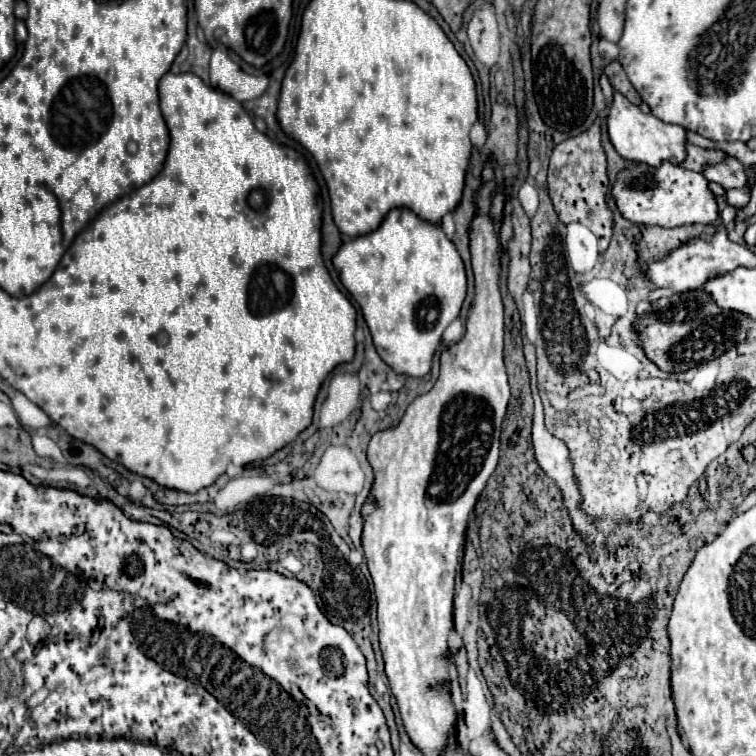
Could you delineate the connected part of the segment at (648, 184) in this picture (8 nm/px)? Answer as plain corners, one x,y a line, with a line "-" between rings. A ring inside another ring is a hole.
665,161
661,167
649,167
645,163
629,163
625,171
617,175
611,189
615,203
625,219
643,225
681,227
681,225
709,225
719,219
719,205
715,193
709,189
709,181
703,173
683,169

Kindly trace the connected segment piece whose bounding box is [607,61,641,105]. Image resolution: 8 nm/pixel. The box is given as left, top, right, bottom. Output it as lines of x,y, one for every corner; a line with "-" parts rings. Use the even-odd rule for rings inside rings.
619,61
609,63
609,65
607,65
607,73
609,73
609,81
613,83
615,91
623,93
623,95
625,95
631,103
635,103
635,105
639,105
639,103
641,103
639,93
635,91
635,87
631,85
631,81
627,79
627,75
625,75
625,71
623,71
623,67
621,67
621,63
619,63

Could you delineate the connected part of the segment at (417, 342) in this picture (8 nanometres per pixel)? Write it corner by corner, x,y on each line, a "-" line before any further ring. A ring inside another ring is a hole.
393,209
379,229
345,243
333,265
343,287
361,307
379,357
395,373
427,375
441,333
459,317
467,295
463,261
443,229
407,209

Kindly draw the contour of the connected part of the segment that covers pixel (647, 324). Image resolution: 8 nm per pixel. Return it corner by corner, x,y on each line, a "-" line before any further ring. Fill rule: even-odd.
701,289
663,299
657,305
657,311
655,311
655,303
653,303
653,311
645,313
637,319
637,331
641,333
643,351
663,371
687,371
705,361
721,357
725,351
735,347
737,343
745,341
749,327
751,327
751,319
747,315
741,315
739,311
725,311
725,309
717,307
717,303
713,303
713,299
709,299
709,295
705,295
705,291
701,291

